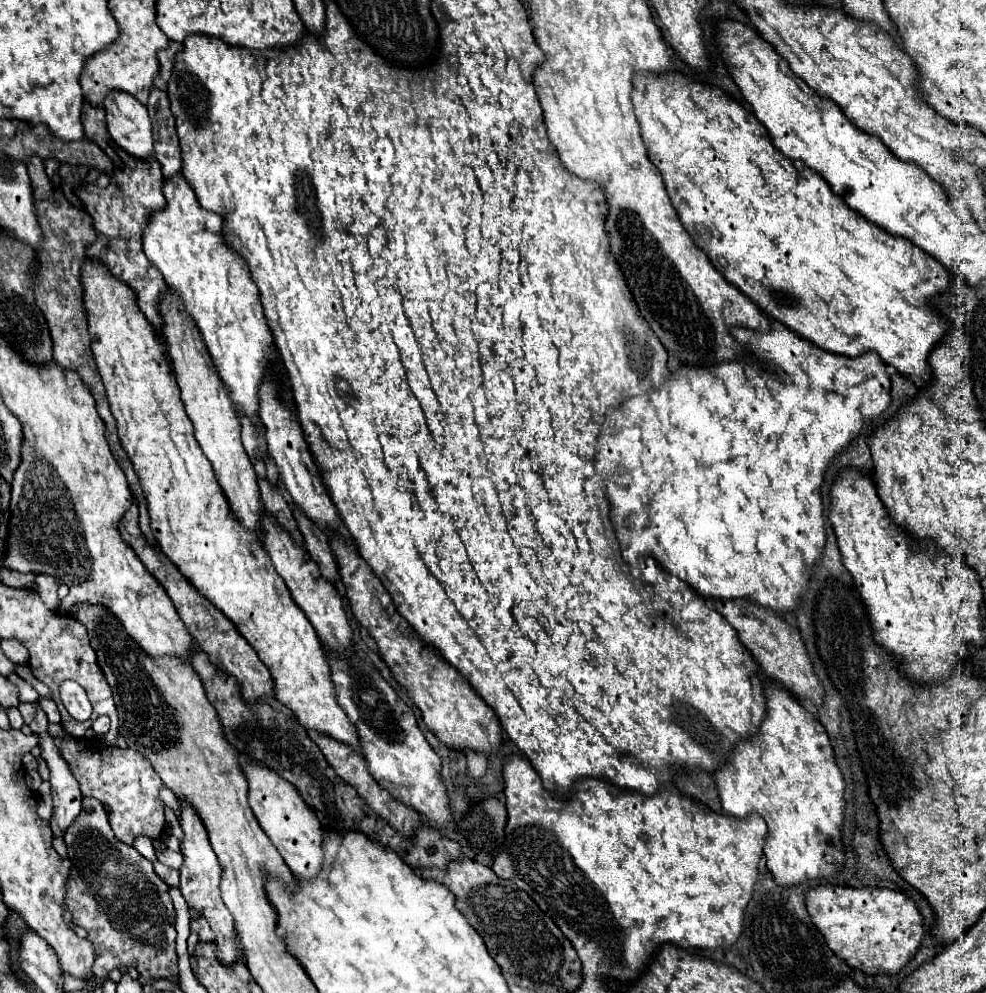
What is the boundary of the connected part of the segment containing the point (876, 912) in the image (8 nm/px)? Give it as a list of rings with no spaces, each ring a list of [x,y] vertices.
[[[831,884],[817,886],[807,894],[807,910],[835,956],[847,966],[859,968],[867,974],[901,972],[919,952],[925,936],[923,916],[917,904],[909,896],[889,888],[843,888]]]

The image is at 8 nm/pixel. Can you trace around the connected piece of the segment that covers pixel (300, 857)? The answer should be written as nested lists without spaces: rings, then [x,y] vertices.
[[[241,756],[241,768],[245,768],[243,774],[249,780],[249,806],[253,808],[253,814],[259,820],[259,826],[265,830],[273,846],[283,856],[289,870],[299,880],[317,878],[323,866],[323,830],[313,810],[305,806],[295,786],[285,782],[275,772],[269,772],[267,768],[259,764],[253,764],[251,760],[247,760],[247,756]]]

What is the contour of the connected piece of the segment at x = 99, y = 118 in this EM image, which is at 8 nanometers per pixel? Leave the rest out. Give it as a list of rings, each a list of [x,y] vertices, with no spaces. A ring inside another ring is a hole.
[[[87,102],[83,106],[83,128],[85,136],[95,142],[101,148],[107,148],[111,142],[111,136],[107,132],[107,122],[105,122],[105,110],[103,108],[91,108]]]

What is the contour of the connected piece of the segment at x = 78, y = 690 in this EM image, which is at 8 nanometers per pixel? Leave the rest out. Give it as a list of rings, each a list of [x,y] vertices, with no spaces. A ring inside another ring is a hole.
[[[61,682],[59,694],[61,694],[63,706],[67,708],[67,712],[69,712],[75,720],[79,720],[79,722],[89,720],[93,708],[91,708],[91,702],[89,702],[83,686],[79,686],[77,682]]]

